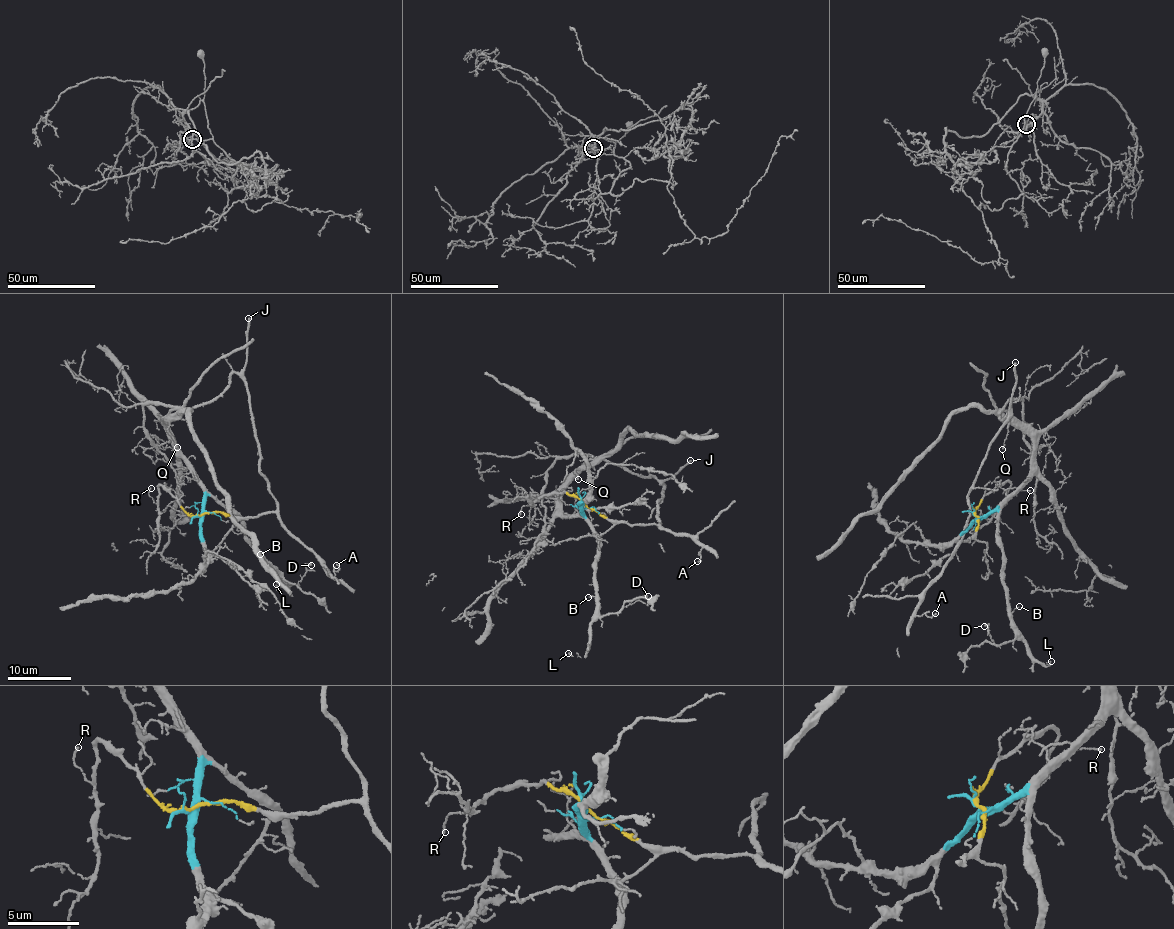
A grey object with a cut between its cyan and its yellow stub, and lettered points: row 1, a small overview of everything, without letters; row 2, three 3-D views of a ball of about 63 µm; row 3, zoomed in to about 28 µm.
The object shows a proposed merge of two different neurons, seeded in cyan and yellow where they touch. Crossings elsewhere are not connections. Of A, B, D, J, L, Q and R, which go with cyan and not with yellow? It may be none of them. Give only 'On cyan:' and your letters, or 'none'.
On cyan: B, D, L, Q

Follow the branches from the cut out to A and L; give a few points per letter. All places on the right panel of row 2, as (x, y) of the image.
A: (976, 517), (978, 527), (969, 540), (958, 544), (928, 584), (915, 612), (931, 617), (936, 613)
L: (976, 517), (984, 518), (998, 512), (996, 524), (1013, 624), (1032, 655), (1045, 666), (1050, 660)

